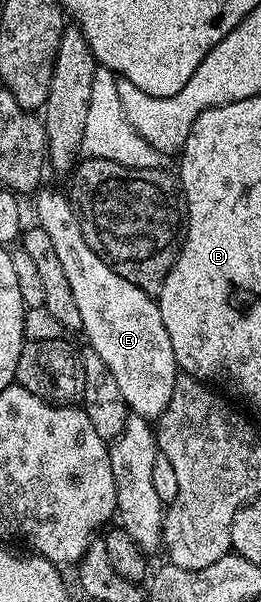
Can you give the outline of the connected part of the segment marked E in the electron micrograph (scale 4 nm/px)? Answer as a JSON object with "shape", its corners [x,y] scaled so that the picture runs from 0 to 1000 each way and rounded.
{"shape":[[[161,312],[126,324],[130,355],[146,360],[142,374],[161,387],[199,399],[199,412],[215,412],[215,432],[245,445],[245,458],[261,458],[261,472],[276,478],[276,492],[291,498],[291,512],[307,512],[314,533],[310,553],[330,555],[326,566],[391,586],[398,605],[414,605],[414,618],[444,625],[444,638],[460,645],[460,663],[498,673],[494,686],[533,694],[598,698],[644,678],[644,664],[659,658],[659,645],[690,625],[690,610],[659,565],[644,558],[644,542],[613,525],[602,500],[559,483],[540,482],[506,465],[475,465],[322,399],[322,385],[299,370],[299,354],[284,350],[284,339],[249,321],[222,316]]]}

